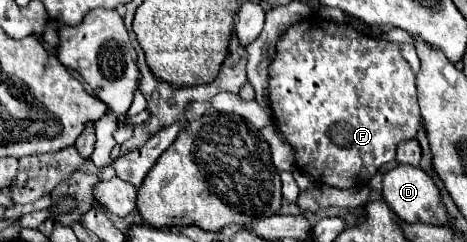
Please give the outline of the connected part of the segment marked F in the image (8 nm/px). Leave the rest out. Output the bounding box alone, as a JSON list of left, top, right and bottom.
[269,16,421,188]

